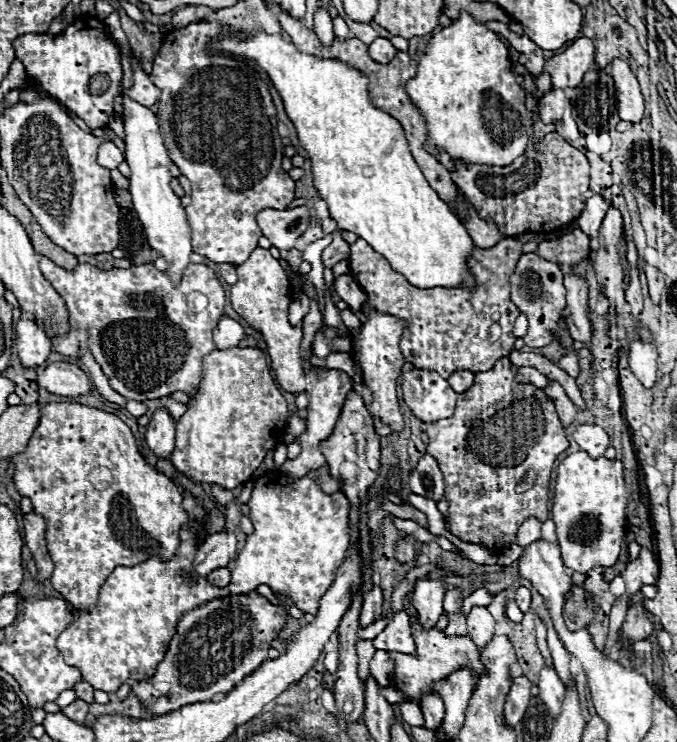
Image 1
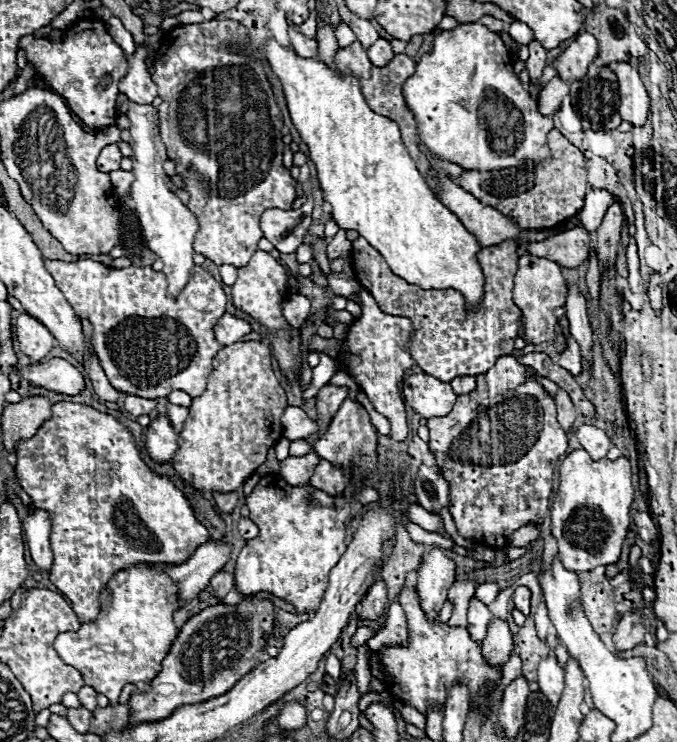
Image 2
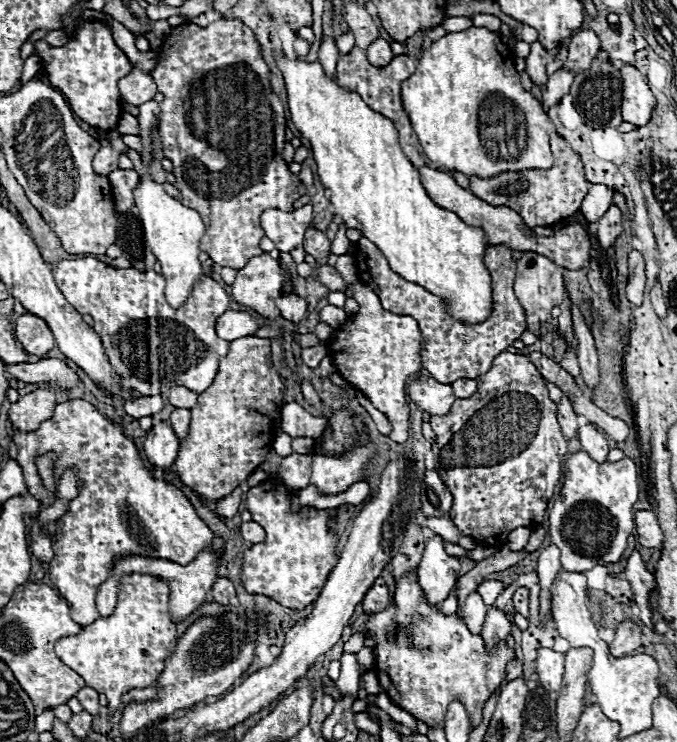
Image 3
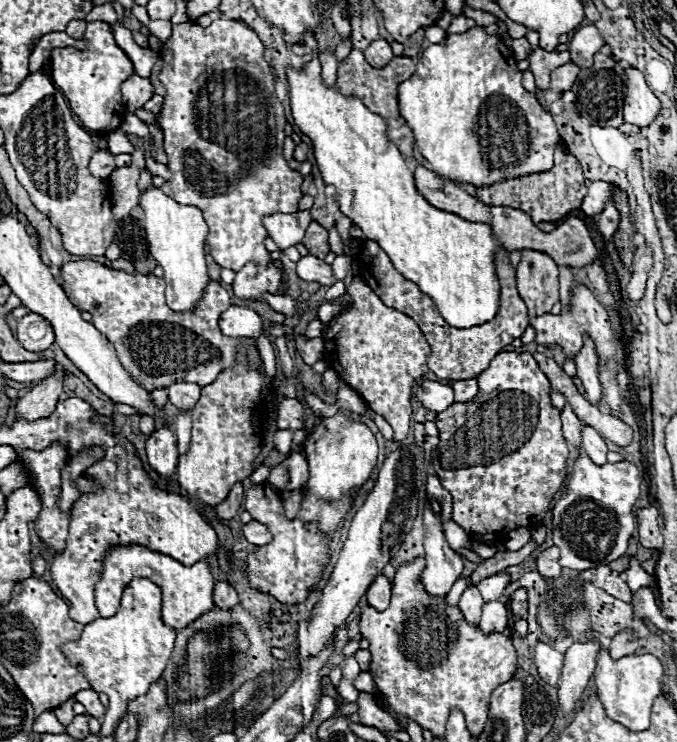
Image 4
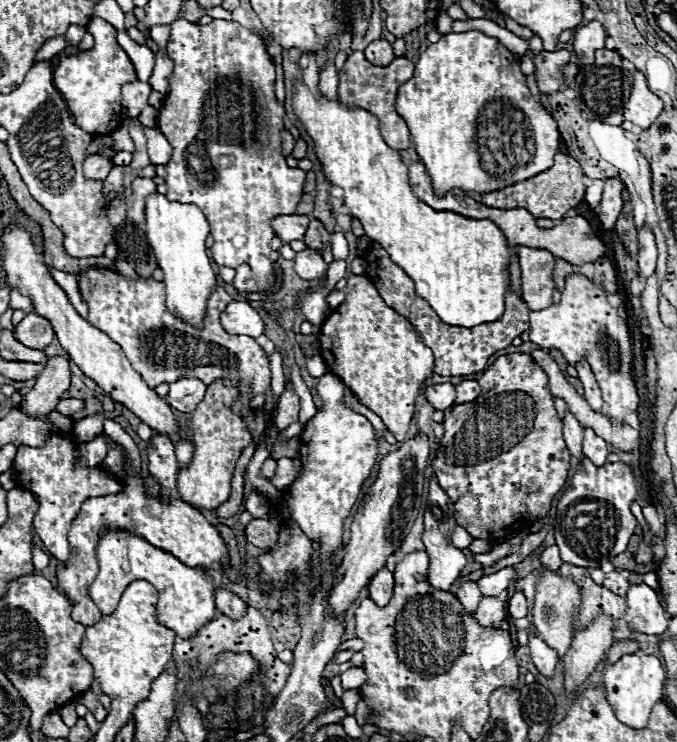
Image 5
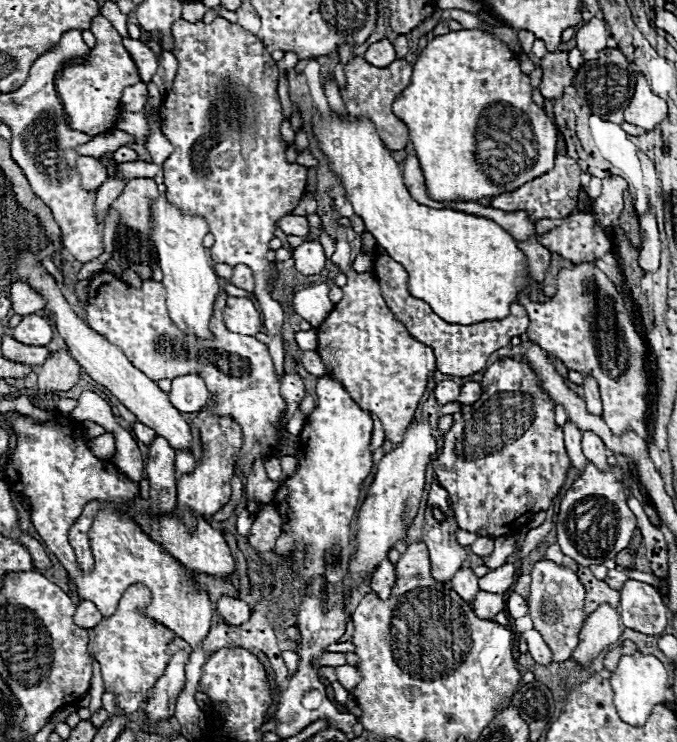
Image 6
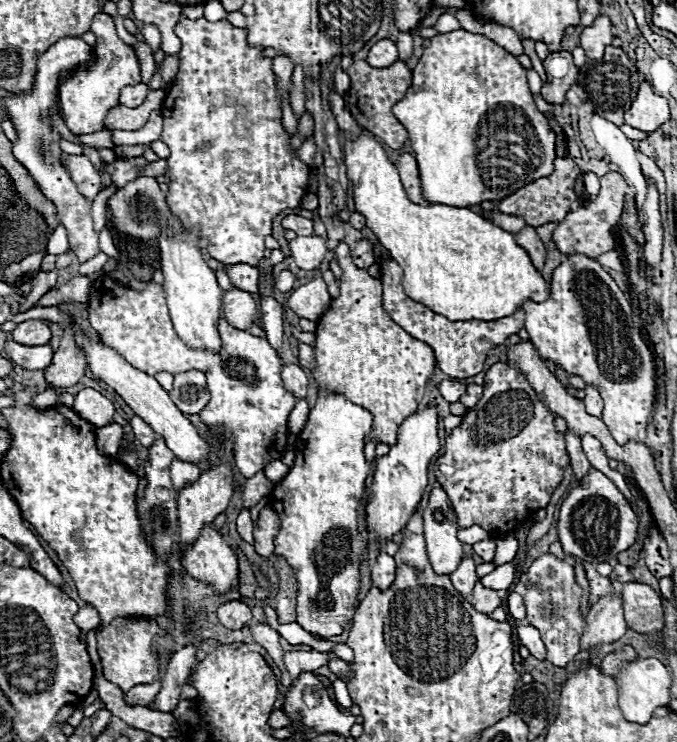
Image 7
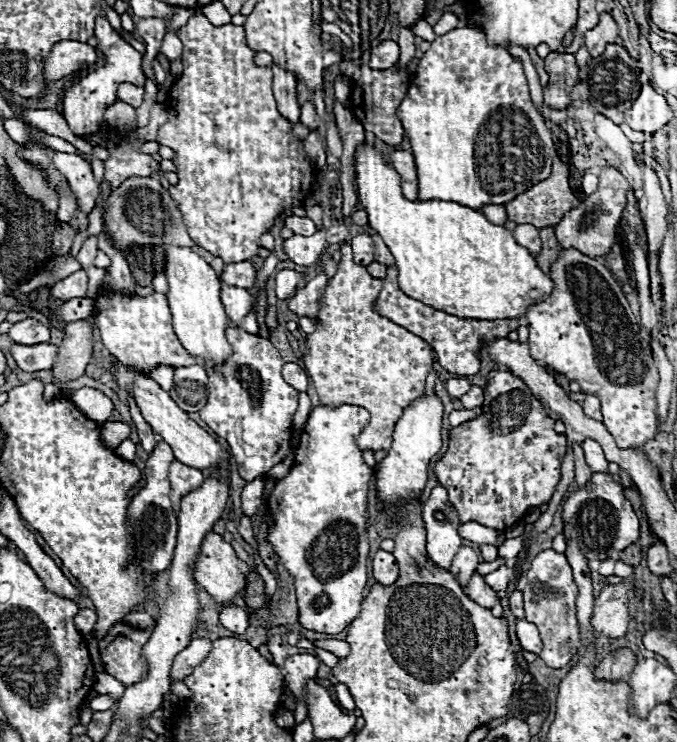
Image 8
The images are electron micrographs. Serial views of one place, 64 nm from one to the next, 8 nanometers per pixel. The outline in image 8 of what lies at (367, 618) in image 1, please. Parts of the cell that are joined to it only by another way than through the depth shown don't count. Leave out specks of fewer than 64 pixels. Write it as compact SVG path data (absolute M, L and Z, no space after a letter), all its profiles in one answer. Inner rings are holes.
M384 550L376 552L374 562L372 562L372 576L382 586L390 586L390 584L396 582L398 566L396 566L396 560L390 552L384 552Z

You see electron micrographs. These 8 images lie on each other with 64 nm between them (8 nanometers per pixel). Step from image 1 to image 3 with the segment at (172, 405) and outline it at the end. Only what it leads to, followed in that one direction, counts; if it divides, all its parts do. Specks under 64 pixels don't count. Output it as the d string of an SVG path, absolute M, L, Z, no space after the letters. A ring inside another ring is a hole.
M174 408L174 412L170 414L170 424L172 424L172 428L174 428L174 432L180 440L186 438L186 430L188 430L188 424L190 424L190 410Z

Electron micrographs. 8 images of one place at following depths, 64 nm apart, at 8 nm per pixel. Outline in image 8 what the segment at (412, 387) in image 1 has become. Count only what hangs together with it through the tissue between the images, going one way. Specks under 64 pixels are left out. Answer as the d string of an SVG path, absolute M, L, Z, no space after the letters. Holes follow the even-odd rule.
M450 378L450 380L446 380L446 384L444 384L446 392L448 392L450 398L454 398L454 400L462 398L462 396L470 390L470 386L472 386L472 384L470 384L466 378Z

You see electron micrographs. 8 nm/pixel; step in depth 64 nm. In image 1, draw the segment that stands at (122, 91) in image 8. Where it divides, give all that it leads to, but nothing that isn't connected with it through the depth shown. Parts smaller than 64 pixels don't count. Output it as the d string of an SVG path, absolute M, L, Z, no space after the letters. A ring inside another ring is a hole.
M134 58L134 86L130 88L130 98L140 102L142 106L152 106L160 98L160 90L148 80L148 74L142 72L140 62Z

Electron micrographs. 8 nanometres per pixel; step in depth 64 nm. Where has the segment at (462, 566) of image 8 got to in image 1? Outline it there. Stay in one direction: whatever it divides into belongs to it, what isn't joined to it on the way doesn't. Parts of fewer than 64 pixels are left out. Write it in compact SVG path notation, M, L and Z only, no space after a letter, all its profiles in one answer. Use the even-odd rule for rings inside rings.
M472 608L468 614L468 636L474 640L478 648L484 648L492 638L494 638L494 618L492 614L484 608Z

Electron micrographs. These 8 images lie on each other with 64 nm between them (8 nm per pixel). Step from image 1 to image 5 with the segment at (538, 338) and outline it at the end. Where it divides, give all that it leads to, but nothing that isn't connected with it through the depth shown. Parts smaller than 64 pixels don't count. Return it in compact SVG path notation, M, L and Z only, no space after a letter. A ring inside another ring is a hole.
M516 248L522 272L522 300L532 312L552 306L556 284L552 280L554 256L548 250L538 248Z

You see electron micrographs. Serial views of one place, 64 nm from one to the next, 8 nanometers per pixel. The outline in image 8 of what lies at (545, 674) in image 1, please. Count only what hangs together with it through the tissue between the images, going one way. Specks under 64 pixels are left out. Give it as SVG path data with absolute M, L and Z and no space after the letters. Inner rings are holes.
M518 620L516 624L516 634L518 634L518 640L520 640L520 646L528 652L534 652L534 654L540 654L542 652L542 640L538 636L538 628L526 620Z

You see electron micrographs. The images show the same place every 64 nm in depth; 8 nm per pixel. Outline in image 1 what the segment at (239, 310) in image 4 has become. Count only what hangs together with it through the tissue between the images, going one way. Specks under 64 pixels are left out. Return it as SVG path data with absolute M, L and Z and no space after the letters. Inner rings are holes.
M222 318L214 330L214 344L218 350L228 350L236 348L238 342L244 338L244 328L232 320L232 318Z

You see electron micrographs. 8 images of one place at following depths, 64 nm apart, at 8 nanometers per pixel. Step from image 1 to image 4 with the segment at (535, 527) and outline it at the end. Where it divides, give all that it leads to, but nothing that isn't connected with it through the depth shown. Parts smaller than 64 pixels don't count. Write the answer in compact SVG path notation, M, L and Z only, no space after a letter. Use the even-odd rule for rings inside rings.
M518 528L518 530L512 530L508 534L508 540L506 540L506 548L508 550L520 550L522 546L526 546L530 542L530 528Z

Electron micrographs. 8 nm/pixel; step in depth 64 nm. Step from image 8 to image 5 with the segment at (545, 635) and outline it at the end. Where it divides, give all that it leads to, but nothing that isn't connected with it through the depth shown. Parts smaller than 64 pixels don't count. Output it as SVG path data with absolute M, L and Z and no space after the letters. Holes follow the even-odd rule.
M540 568L538 572L540 572L540 580L538 580L538 592L536 592L536 600L534 600L532 618L534 618L534 624L540 632L540 638L550 648L554 648L558 652L558 656L562 658L566 654L566 650L570 648L572 636L576 630L580 592L572 580L562 578L558 572L550 572L546 568Z

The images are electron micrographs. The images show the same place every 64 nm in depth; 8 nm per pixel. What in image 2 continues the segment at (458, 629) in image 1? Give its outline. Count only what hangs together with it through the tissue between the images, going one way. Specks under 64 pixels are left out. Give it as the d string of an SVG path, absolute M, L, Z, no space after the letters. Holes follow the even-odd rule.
M454 582L452 588L448 590L448 602L452 602L452 616L450 616L450 626L452 628L466 628L466 612L468 612L468 602L474 596L474 582Z

